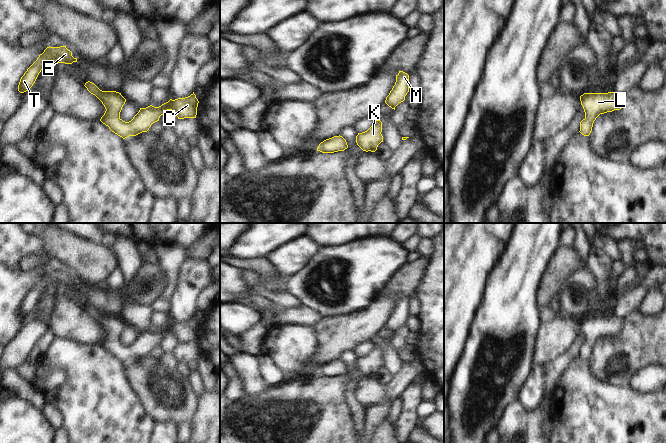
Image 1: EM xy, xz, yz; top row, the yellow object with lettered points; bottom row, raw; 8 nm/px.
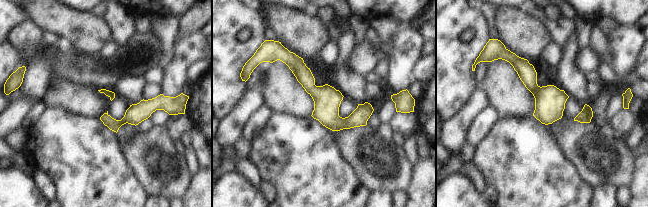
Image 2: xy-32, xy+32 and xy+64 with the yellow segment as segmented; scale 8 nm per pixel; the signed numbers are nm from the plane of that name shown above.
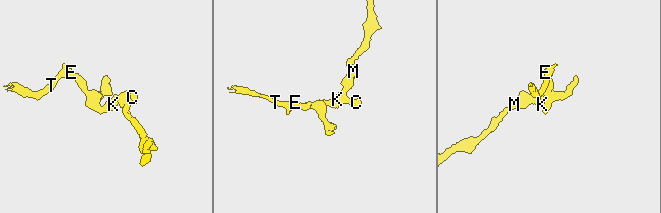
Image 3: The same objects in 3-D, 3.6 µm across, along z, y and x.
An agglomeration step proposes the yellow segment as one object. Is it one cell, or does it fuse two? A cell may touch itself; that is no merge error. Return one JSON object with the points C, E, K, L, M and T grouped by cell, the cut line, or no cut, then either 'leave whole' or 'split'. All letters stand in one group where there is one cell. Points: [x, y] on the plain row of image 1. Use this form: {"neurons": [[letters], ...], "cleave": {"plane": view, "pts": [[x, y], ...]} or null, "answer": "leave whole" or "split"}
{"neurons": [["C", "E", "K", "L", "M", "T"]], "cleave": null, "answer": "leave whole"}

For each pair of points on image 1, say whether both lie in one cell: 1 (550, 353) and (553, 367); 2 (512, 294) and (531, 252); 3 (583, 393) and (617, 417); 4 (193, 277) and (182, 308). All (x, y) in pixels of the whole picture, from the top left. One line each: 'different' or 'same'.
1: different
2: same
3: same
4: same

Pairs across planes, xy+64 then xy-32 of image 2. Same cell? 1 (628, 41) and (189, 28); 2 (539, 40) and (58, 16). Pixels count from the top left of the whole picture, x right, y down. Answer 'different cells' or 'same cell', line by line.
1: different cells
2: same cell

